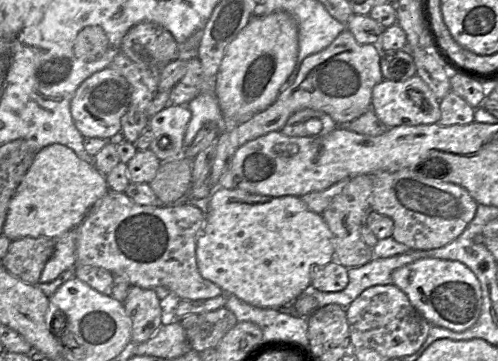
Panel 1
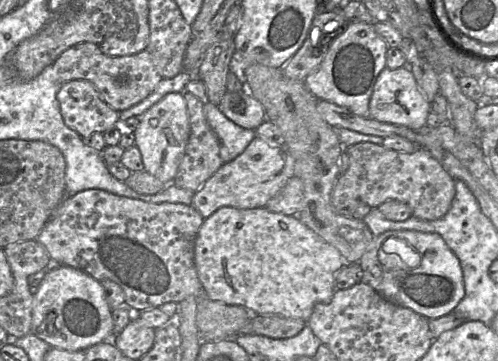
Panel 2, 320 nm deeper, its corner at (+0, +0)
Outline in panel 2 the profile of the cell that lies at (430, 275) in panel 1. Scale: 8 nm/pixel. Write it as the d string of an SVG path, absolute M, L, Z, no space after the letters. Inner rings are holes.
M413 230L386 231L374 237L372 244L356 263L363 270L363 282L372 286L385 299L428 319L437 319L453 313L465 295L460 261L437 233ZM389 237L401 239L406 243L399 256L384 251L383 245Z

